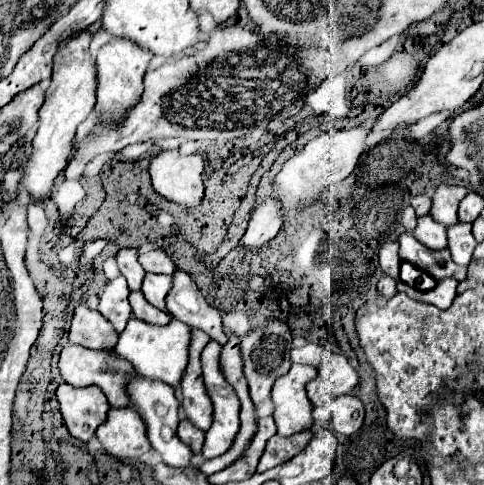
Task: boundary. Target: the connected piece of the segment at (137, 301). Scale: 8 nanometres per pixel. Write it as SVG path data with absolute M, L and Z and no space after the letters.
M137 290L137 292L131 292L131 296L129 296L129 302L131 302L133 314L135 314L137 318L145 320L145 322L153 322L153 324L159 324L159 326L163 326L163 324L169 324L169 322L173 320L173 318L171 318L171 314L167 314L167 312L159 310L157 306L149 304L149 302L145 300L145 296L143 296L143 292L141 292L141 290Z

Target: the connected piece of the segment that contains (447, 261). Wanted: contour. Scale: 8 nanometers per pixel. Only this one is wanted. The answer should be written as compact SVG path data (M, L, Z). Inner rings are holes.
M403 232L399 236L399 256L405 262L411 262L413 266L421 268L423 272L431 274L435 280L443 278L455 278L463 282L467 278L467 268L457 266L449 254L449 250L431 250L425 244L421 244L411 232Z

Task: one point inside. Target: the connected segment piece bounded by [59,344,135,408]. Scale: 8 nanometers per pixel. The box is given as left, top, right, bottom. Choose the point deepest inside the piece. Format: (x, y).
(78, 365)

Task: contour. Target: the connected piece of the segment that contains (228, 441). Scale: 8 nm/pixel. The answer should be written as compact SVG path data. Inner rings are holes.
M209 340L207 346L201 352L201 364L203 364L203 380L205 380L205 388L207 394L211 398L211 402L215 404L215 416L213 416L213 424L205 434L205 446L203 446L203 460L221 456L225 450L229 450L229 446L233 444L233 438L239 430L239 402L237 396L233 394L233 388L225 382L225 378L221 378L221 370L217 370L217 354L221 352L221 344L215 340Z

